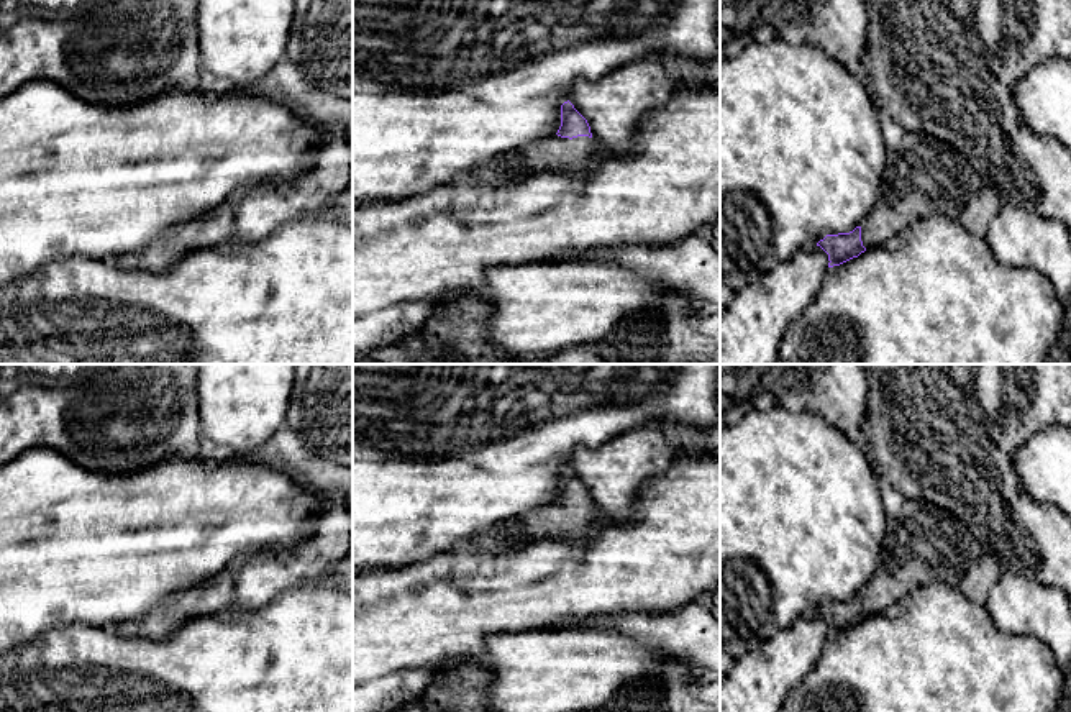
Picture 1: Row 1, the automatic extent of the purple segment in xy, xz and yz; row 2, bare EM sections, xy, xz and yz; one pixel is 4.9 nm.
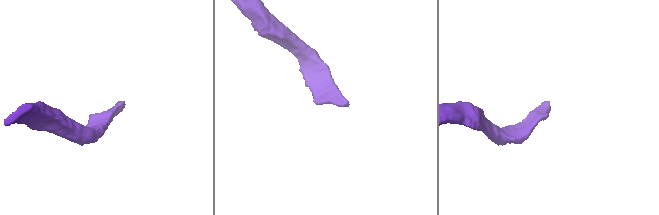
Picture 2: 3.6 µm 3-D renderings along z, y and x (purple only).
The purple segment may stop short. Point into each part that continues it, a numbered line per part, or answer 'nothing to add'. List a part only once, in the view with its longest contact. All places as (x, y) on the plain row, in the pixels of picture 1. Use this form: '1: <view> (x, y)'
1: xz (576, 524)

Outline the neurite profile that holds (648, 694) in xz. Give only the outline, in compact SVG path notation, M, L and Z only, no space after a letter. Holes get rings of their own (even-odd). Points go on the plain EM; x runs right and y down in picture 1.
M651 678L630 682L595 712L669 712L666 684Z

